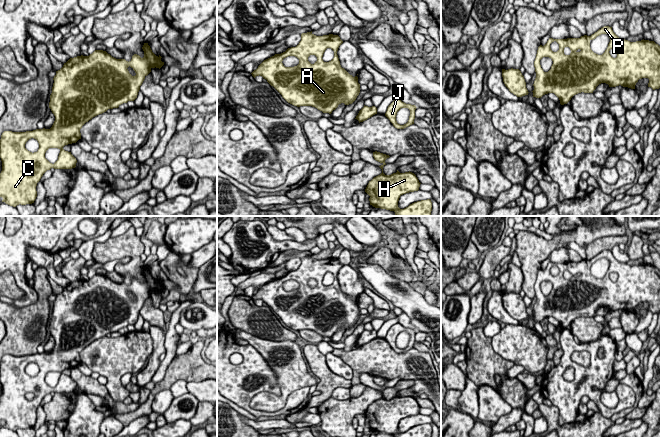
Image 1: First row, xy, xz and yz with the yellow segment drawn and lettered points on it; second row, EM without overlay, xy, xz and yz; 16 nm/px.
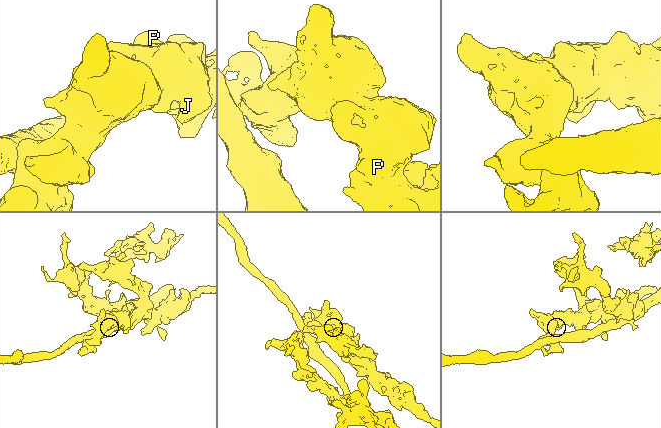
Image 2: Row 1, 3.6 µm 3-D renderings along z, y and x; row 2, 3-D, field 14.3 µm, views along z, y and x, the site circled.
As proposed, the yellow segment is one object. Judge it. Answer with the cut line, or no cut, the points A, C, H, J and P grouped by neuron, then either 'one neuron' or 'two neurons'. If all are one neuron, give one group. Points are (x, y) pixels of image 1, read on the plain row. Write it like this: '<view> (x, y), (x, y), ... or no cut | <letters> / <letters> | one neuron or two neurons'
no cut | A C H J P | one neuron

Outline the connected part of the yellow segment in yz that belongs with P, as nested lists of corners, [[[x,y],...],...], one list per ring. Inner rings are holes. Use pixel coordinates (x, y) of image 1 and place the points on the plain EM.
[[[609,250],[591,260],[549,262],[544,270],[538,271],[534,291],[533,321],[554,317],[561,329],[567,328],[578,317],[593,317],[601,307],[635,313],[639,303],[648,302],[648,311],[653,314],[660,312],[660,270],[644,263],[636,266],[621,263]],[[601,258],[607,258],[610,266],[605,276],[598,279],[591,274],[590,265]],[[554,265],[559,268],[557,276],[550,272]],[[612,272],[618,274],[616,282],[609,277]],[[543,281],[553,285],[548,296],[541,292]]]

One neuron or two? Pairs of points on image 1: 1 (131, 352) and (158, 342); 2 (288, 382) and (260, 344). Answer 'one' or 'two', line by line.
1: two
2: one

